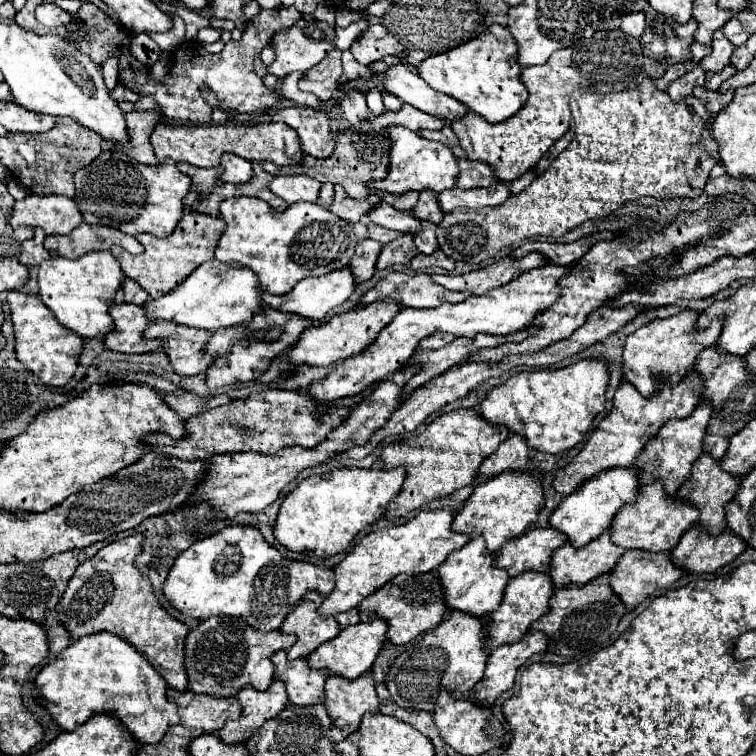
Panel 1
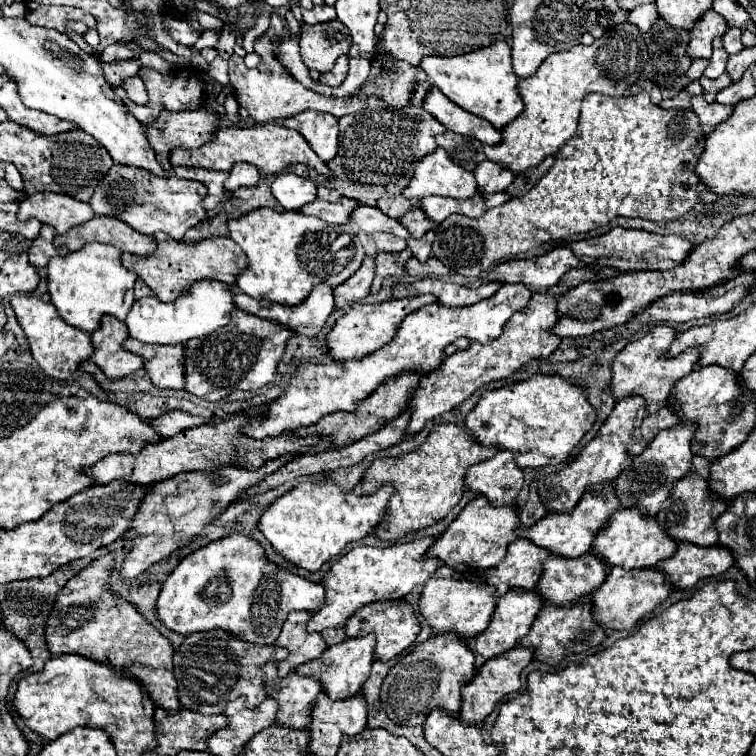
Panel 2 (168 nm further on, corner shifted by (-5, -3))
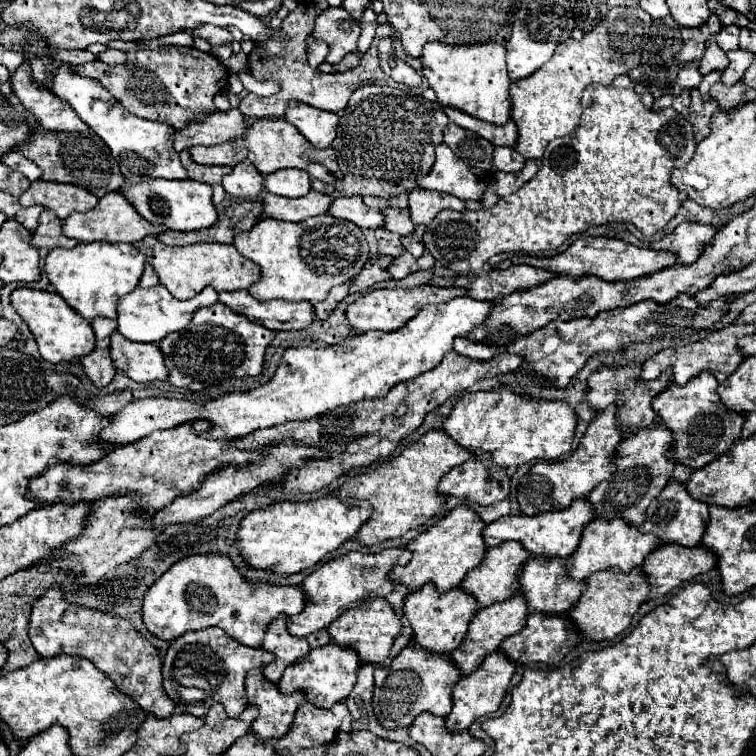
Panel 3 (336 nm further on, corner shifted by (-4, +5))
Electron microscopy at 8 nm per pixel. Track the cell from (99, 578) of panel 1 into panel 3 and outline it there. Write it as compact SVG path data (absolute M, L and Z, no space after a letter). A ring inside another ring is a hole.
M55 585L35 601L29 623L29 639L39 657L75 655L89 659L103 671L121 693L127 693L145 713L153 717L171 717L173 701L163 693L161 685L161 657L159 651L143 639L129 621L71 605L63 599L61 589Z

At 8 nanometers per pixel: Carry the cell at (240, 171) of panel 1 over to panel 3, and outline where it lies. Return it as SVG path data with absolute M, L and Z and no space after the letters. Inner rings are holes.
M247 161L233 167L233 171L223 179L223 187L229 195L245 201L253 201L263 191L261 173Z

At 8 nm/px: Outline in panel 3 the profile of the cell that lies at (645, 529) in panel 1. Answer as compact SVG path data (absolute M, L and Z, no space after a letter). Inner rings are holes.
M623 519L613 521L591 521L583 533L577 551L571 555L571 563L567 567L569 577L573 579L587 579L591 573L605 571L605 569L619 569L623 573L631 573L631 569L639 567L645 557L655 551L661 545L661 541L653 535L643 535L637 527L627 525Z

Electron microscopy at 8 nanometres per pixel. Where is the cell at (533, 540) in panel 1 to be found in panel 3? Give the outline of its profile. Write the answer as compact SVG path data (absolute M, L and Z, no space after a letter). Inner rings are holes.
M507 541L499 547L493 547L493 549L487 549L485 553L485 559L481 561L479 567L471 569L465 579L461 581L459 587L463 587L463 591L467 595L473 595L477 599L477 607L483 609L487 605L493 605L497 601L505 601L509 597L513 597L519 589L519 583L517 583L517 571L525 565L525 561L529 559L529 553L517 545L515 541Z

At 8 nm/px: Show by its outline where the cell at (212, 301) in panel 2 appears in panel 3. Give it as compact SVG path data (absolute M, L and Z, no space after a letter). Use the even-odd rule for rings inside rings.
M155 285L151 289L137 287L133 293L127 293L117 303L117 331L135 343L159 343L167 333L181 331L187 327L191 317L197 309L217 303L217 291L215 289L203 289L203 293L195 295L193 299L179 301L175 299L163 285Z

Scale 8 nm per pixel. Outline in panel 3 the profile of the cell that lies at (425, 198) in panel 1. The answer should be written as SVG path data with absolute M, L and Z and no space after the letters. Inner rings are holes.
M383 209L383 215L385 215L385 229L391 231L391 233L397 233L397 235L403 235L403 237L411 237L413 235L413 229L415 225L409 221L409 215L407 215L407 209Z

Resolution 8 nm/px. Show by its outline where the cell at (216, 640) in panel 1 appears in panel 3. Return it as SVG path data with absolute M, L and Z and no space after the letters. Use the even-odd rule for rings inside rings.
M203 629L195 633L185 633L183 637L171 641L165 661L163 661L163 689L175 707L183 713L203 717L207 709L221 703L229 717L239 717L247 707L245 697L245 675L251 669L265 667L273 661L273 655L265 649L253 649L239 645L223 629Z

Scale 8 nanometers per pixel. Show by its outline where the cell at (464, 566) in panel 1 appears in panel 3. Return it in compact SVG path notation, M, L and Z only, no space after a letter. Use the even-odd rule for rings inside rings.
M425 585L423 589L419 589L415 593L409 593L405 597L403 613L411 621L413 643L415 645L419 645L421 649L439 653L439 655L447 655L453 649L457 649L461 645L463 637L467 635L469 621L477 613L477 601L471 595L463 593L459 587L451 589L449 593L443 595L433 585Z

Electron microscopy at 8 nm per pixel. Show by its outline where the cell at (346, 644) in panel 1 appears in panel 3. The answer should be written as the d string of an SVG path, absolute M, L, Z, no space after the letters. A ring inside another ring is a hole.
M329 643L309 651L309 655L303 661L297 661L289 669L285 669L285 675L277 683L277 689L281 693L301 691L305 695L305 701L317 705L319 709L331 709L335 703L343 701L351 693L357 681L355 673L359 665L361 665L359 655L353 649L341 649L337 643Z

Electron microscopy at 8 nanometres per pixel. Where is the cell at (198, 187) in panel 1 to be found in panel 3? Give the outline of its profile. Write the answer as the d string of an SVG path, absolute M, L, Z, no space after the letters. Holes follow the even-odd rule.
M185 149L181 153L181 165L185 167L185 171L189 173L189 179L195 179L195 181L201 181L201 183L207 183L213 187L213 201L215 205L219 205L225 197L225 189L221 185L221 179L223 175L231 173L229 167L209 167L209 165L199 165L191 159L191 153L189 149Z

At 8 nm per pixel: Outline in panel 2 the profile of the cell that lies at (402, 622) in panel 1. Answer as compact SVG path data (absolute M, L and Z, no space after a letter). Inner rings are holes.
M404 599L376 601L370 605L364 605L346 621L346 635L348 637L362 637L368 633L376 635L376 655L378 655L378 659L384 661L384 659L392 659L392 657L400 655L402 651L406 651L414 643L414 639L420 633L420 623L418 623L418 617L416 617L412 605L408 605Z

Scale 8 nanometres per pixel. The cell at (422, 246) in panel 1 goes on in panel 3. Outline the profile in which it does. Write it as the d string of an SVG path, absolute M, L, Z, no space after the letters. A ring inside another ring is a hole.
M416 230L412 238L403 237L403 239L401 239L401 243L403 243L403 247L405 247L405 251L407 251L407 253L411 253L413 257L421 257L421 253L423 253L423 243L421 243L421 241L415 241L415 239L420 239L417 236Z

